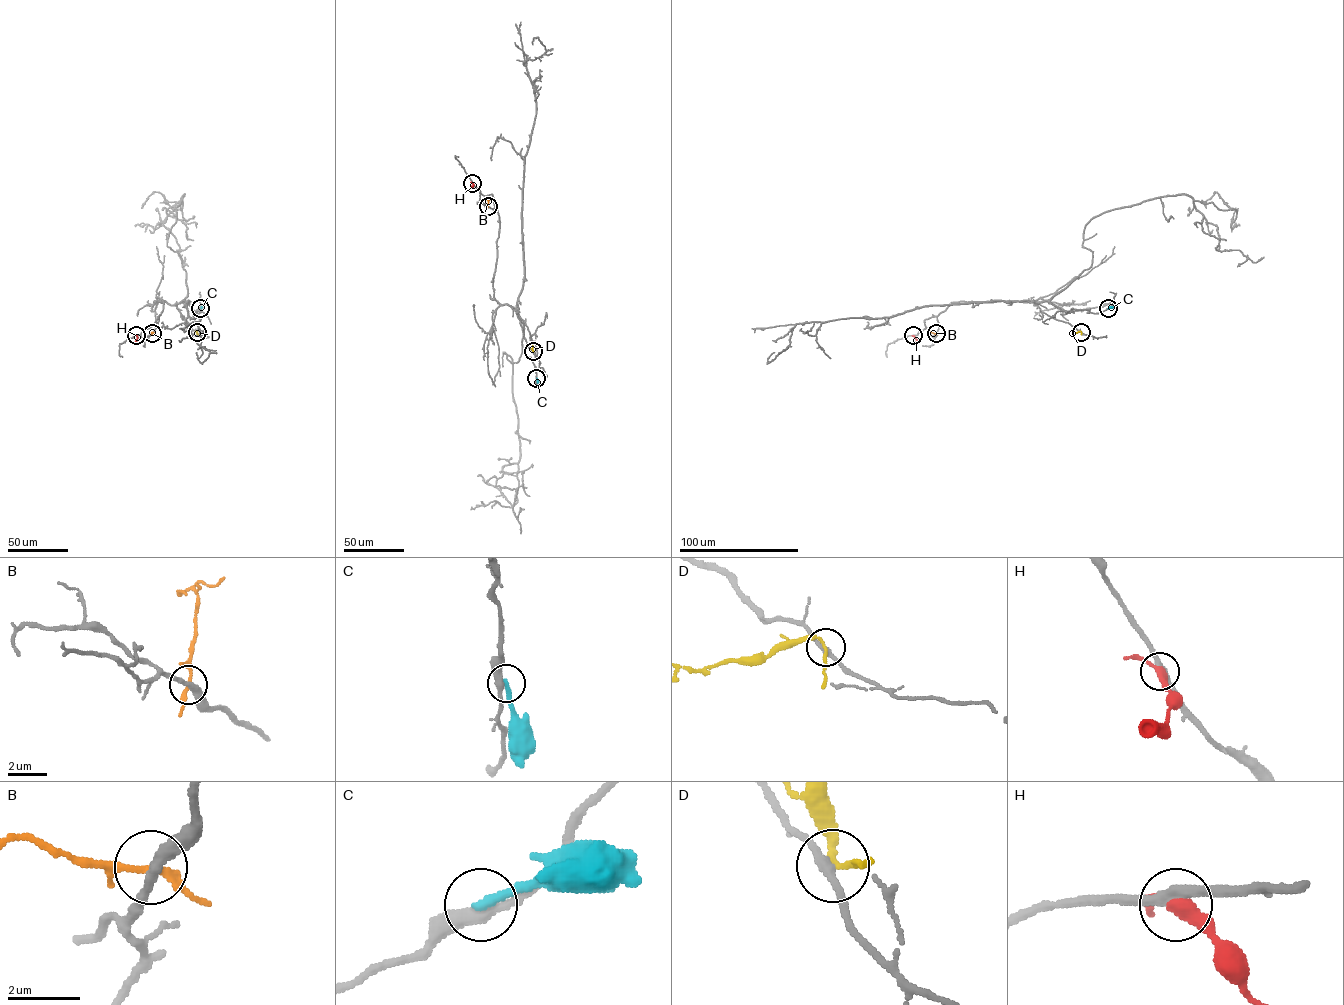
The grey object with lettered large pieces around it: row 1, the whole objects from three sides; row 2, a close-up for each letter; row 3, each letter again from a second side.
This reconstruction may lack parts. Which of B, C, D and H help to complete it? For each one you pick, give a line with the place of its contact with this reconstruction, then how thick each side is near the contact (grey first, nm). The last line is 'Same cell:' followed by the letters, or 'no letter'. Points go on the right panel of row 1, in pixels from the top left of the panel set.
Same cell: no letter

